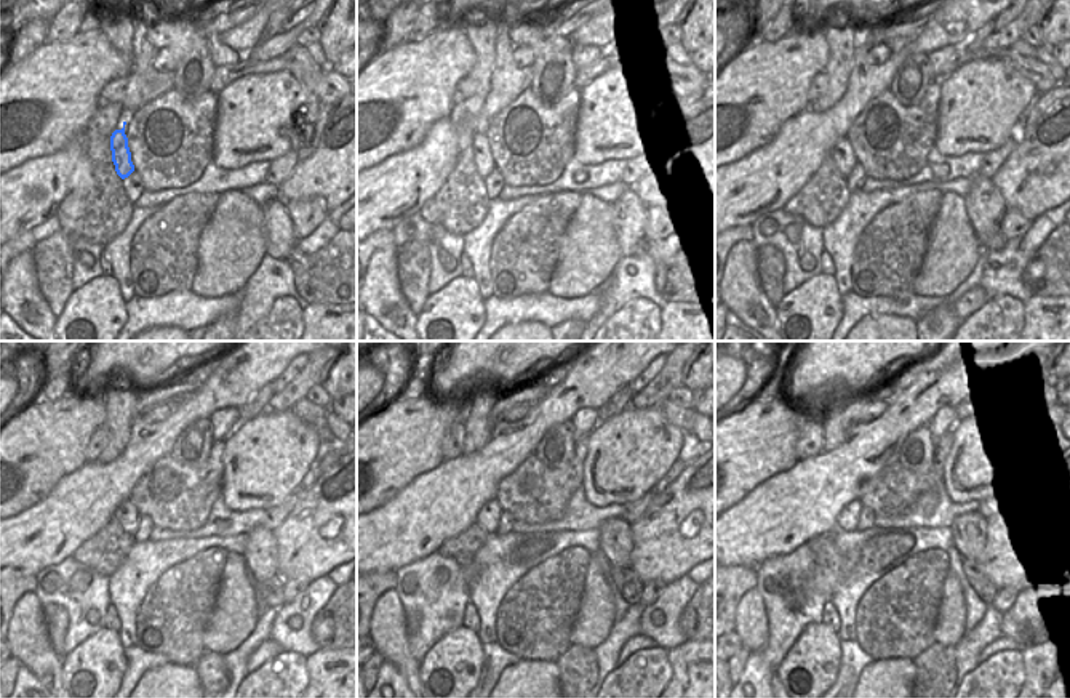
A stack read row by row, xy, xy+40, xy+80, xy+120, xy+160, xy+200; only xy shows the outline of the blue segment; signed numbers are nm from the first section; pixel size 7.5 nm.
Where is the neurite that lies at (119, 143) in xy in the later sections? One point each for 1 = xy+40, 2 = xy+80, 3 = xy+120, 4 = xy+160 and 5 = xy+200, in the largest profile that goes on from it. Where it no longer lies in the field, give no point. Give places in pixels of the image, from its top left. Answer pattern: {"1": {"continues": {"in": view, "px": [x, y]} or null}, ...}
{"1": {"continues": {"in": "xy+40", "px": [482, 154]}}, "2": {"continues": {"in": "xy+80", "px": [843, 156]}}, "3": {"continues": {"in": "xy+120", "px": [127, 514]}}, "4": {"continues": {"in": "xy+160", "px": [490, 514]}}, "5": {"continues": {"in": "xy+200", "px": [848, 519]}}}

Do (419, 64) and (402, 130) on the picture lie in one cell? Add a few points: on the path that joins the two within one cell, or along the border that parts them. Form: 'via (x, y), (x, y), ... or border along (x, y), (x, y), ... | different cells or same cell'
via (416, 80), (402, 95), (402, 114) | same cell

